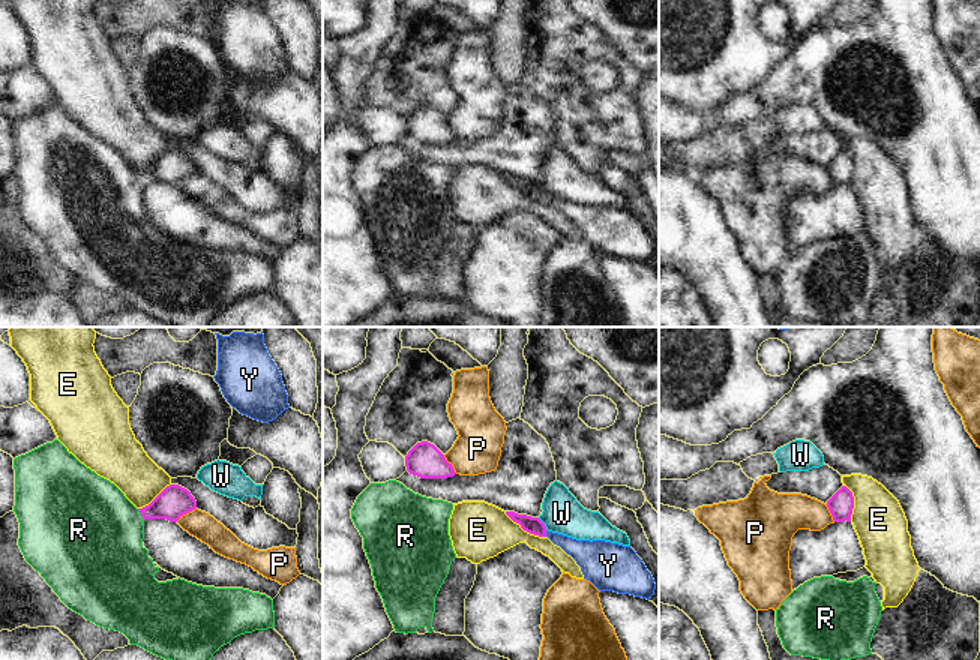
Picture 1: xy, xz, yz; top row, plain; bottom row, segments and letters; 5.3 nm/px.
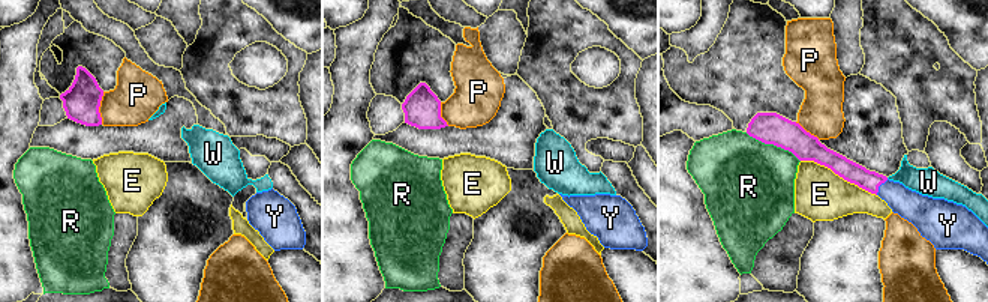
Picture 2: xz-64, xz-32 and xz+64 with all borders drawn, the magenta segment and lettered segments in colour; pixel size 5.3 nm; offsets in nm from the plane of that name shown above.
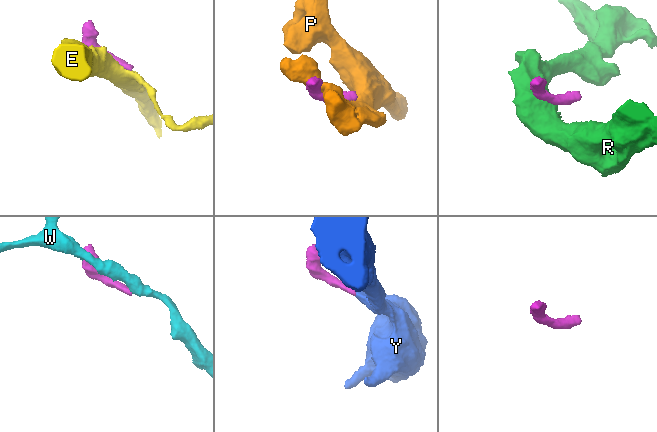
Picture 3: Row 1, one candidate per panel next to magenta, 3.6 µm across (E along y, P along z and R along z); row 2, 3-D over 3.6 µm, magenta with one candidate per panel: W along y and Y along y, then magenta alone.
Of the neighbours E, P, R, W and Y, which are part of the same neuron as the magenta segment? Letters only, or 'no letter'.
Y

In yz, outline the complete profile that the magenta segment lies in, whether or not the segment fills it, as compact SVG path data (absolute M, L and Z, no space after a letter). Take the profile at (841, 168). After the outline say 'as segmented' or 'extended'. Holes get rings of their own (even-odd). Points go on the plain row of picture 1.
M842 150L828 165L827 171L833 180L834 186L851 186L851 178L854 172L854 160L852 156Z | as segmented

